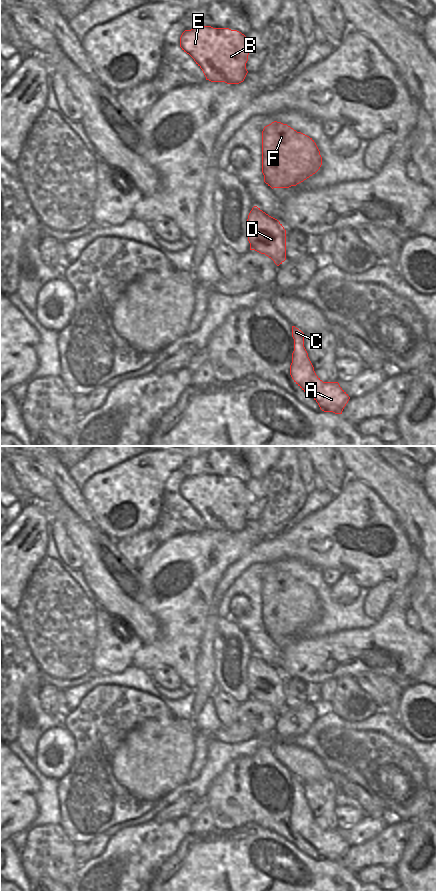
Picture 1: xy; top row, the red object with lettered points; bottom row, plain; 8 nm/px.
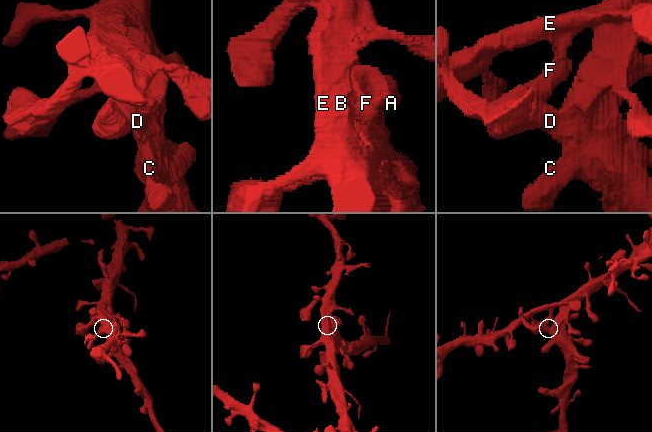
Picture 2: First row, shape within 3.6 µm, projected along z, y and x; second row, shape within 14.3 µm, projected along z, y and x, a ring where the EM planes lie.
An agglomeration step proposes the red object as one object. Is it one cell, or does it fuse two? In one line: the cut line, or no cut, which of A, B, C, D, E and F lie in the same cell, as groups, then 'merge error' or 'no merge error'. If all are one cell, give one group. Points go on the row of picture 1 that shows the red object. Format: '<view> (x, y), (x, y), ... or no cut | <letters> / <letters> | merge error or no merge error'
no cut | A B C D E F | no merge error

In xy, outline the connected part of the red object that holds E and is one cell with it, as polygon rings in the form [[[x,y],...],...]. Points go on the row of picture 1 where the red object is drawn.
[[[211,26],[185,30],[180,37],[180,47],[194,59],[202,69],[206,80],[211,82],[239,84],[244,81],[248,73],[246,63],[250,47],[246,36],[237,30]]]

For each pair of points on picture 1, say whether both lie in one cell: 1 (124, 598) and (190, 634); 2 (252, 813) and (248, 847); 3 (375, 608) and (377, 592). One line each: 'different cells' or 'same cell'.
1: different cells
2: different cells
3: same cell

